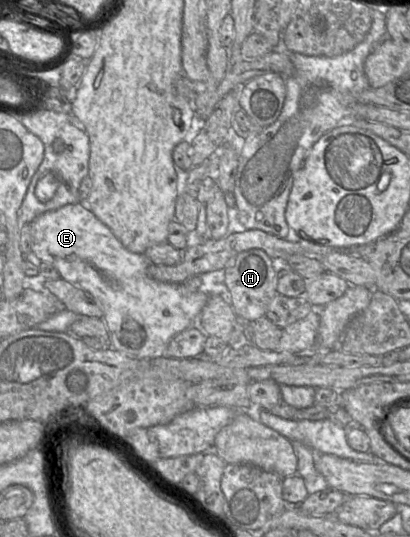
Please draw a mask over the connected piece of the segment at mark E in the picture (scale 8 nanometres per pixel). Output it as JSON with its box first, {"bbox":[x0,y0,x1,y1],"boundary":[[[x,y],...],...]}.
{"bbox":[31,203,209,359],"boundary":[[[81,203],[65,205],[38,216],[31,225],[32,256],[37,262],[53,265],[60,278],[89,292],[100,302],[103,317],[111,336],[111,347],[130,357],[151,359],[166,355],[171,339],[191,327],[207,304],[209,295],[189,291],[183,284],[163,283],[148,276],[151,264],[144,254],[127,250],[113,232]]]}

